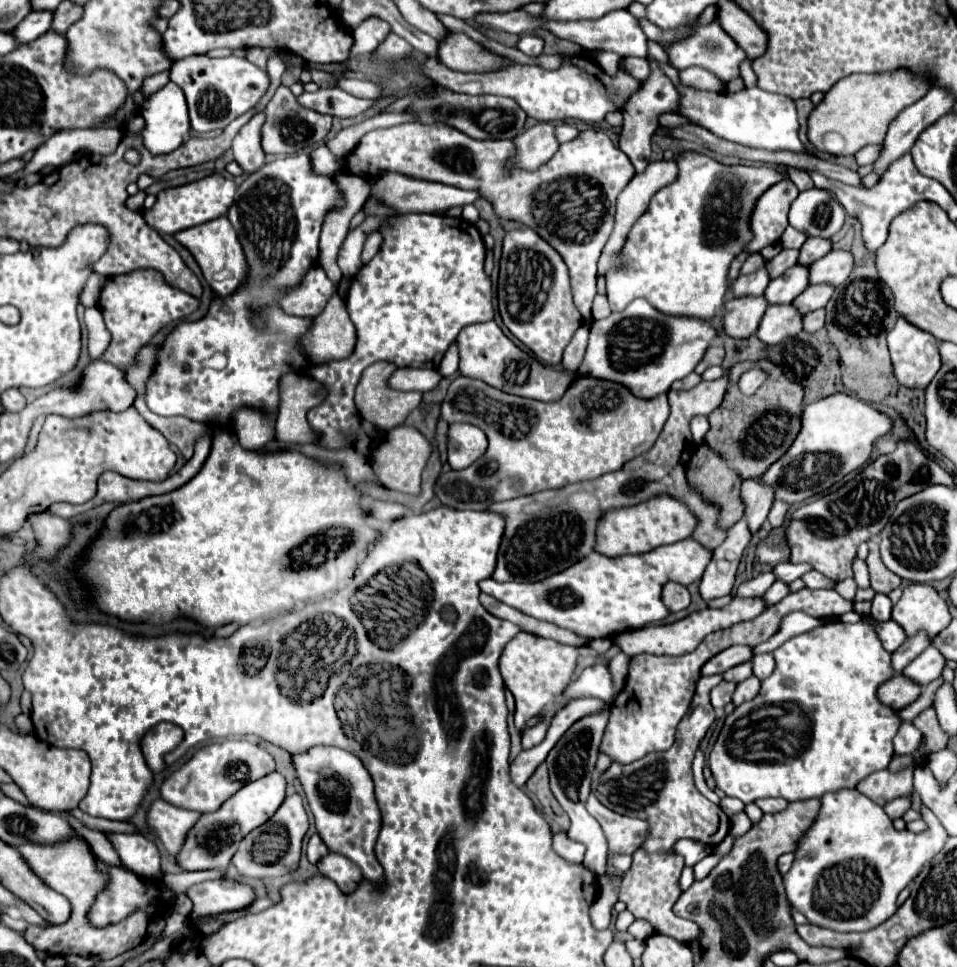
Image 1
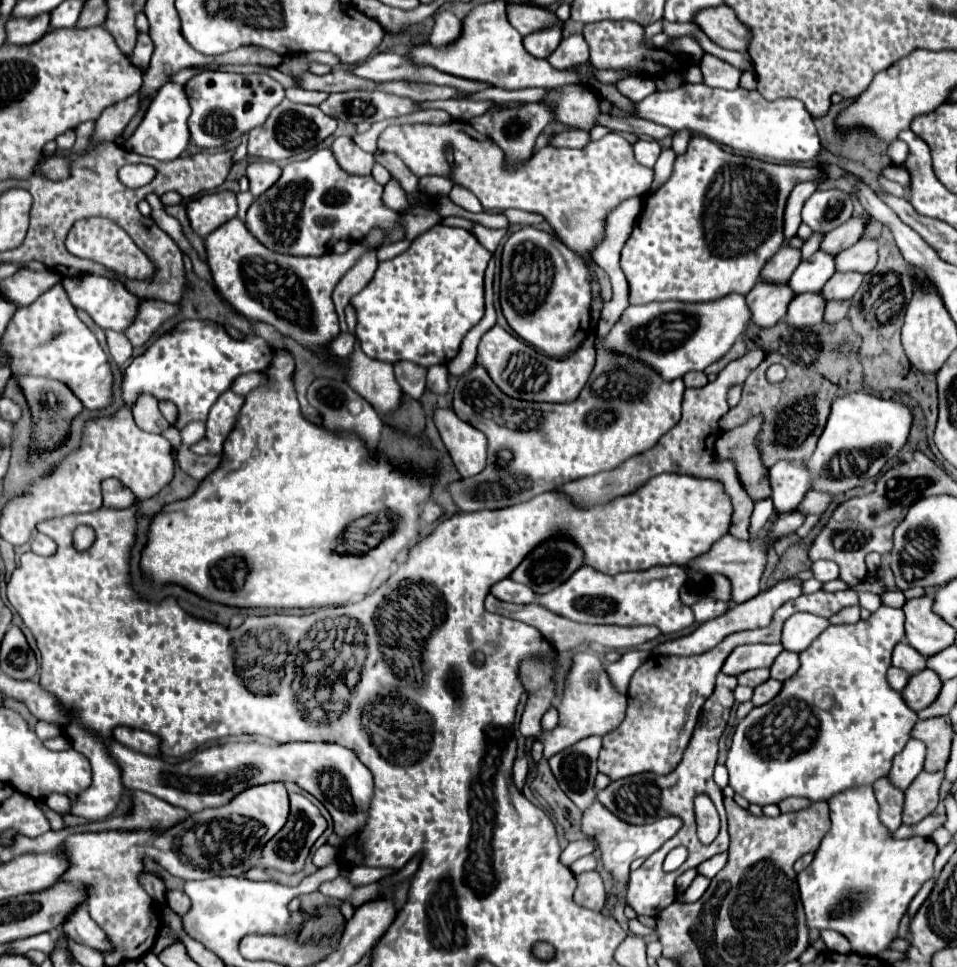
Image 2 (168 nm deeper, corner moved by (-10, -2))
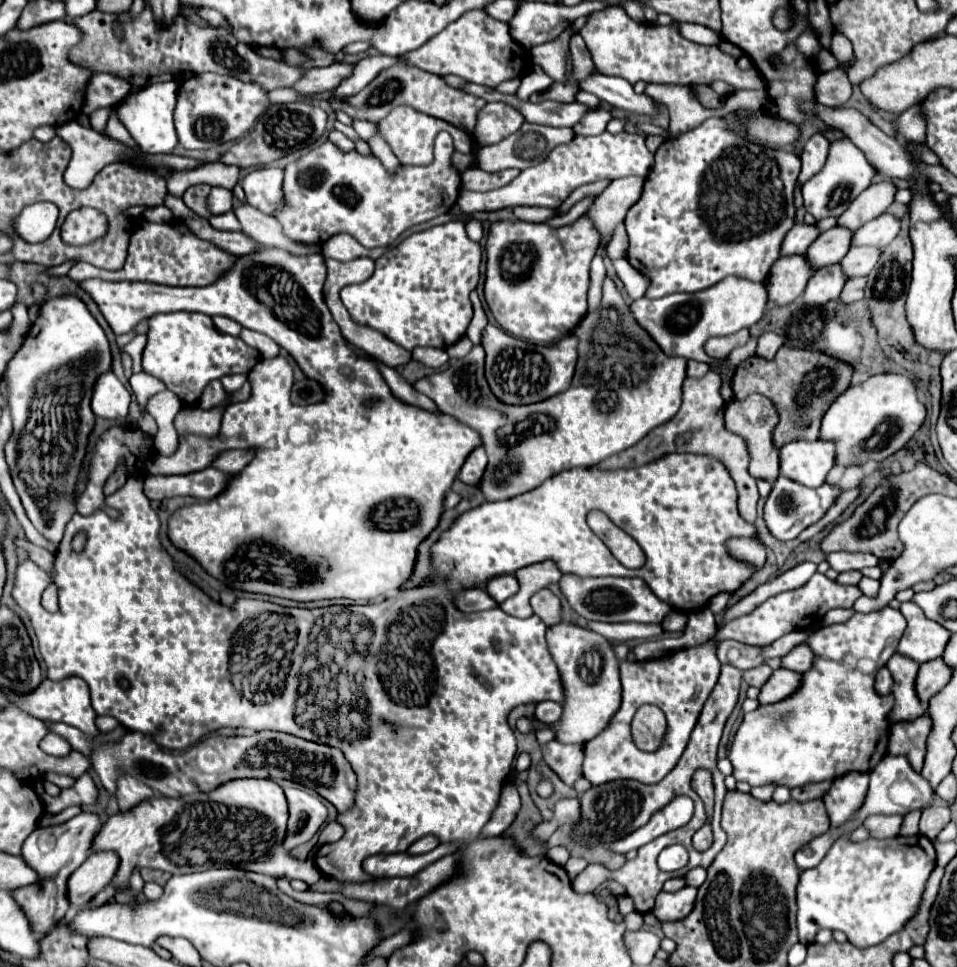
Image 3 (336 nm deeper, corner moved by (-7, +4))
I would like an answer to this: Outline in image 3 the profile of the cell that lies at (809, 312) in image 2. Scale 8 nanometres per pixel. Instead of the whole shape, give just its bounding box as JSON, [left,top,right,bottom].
[804,264,846,306]

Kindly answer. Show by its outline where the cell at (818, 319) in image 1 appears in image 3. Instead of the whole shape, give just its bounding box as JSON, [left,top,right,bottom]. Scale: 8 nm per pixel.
[840,276,866,304]

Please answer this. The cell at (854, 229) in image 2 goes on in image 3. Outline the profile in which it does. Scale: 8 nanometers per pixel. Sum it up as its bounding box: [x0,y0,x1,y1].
[838,180,898,230]

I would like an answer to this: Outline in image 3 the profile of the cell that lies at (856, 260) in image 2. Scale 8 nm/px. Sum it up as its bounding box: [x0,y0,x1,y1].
[852,212,900,248]

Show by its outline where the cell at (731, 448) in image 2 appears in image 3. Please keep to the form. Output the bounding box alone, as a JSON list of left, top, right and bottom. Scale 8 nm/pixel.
[726,394,780,482]

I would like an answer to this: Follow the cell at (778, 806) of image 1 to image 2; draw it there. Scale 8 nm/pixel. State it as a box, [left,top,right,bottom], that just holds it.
[777,798,811,812]

